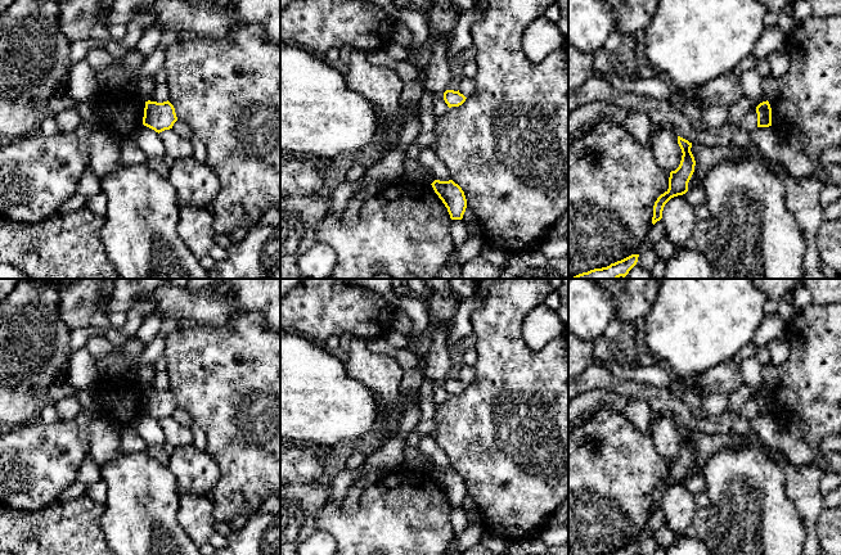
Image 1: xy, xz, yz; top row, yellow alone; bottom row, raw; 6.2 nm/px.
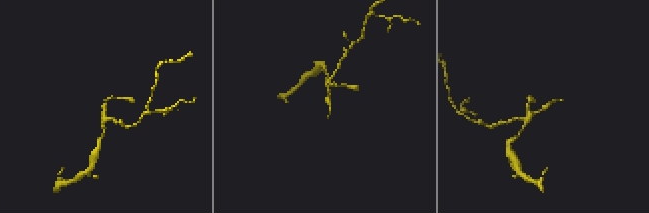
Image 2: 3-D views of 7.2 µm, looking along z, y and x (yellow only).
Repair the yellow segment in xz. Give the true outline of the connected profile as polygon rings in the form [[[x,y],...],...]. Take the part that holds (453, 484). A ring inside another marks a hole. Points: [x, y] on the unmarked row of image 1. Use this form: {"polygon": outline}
{"polygon": [[[435,468],[432,471],[435,480],[442,488],[451,507],[462,507],[467,496],[467,487],[462,475],[453,468]]]}

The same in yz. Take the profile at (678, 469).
{"polygon": [[[678,424],[678,432],[682,437],[682,448],[675,459],[670,460],[669,477],[661,482],[653,493],[652,511],[662,506],[665,492],[674,484],[683,483],[688,479],[688,470],[694,460],[696,448],[691,439],[692,430]]]}

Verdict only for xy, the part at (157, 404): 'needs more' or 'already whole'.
already whole

